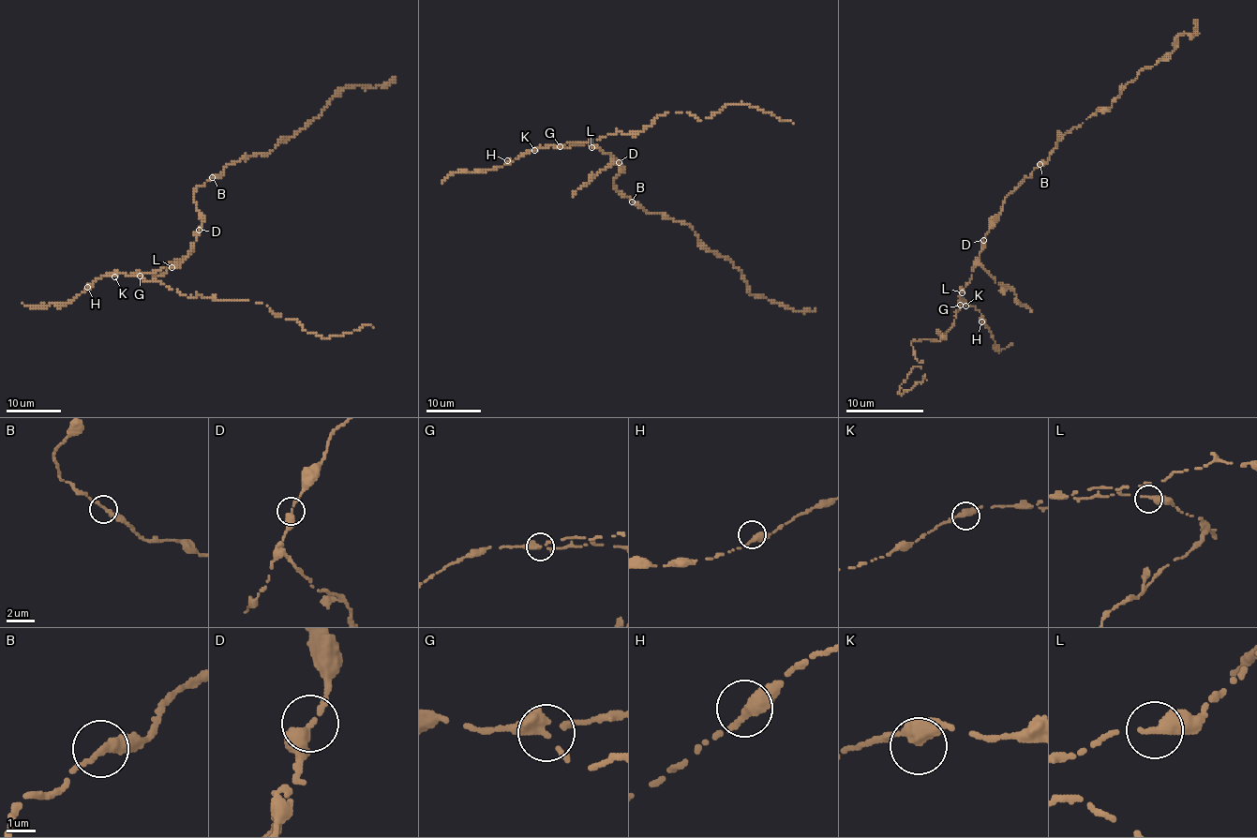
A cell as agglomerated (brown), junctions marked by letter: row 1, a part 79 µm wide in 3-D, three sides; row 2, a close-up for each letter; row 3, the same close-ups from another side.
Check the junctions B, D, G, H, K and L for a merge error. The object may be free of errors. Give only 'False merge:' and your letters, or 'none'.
False merge: G

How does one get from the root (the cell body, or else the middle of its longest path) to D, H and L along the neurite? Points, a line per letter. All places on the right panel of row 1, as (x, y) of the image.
D: (978, 265), (983, 240)
H: (978, 265), (971, 271), (969, 283), (958, 296), (962, 302), (960, 304), (964, 300), (981, 314), (981, 321)
L: (978, 265), (962, 292)

